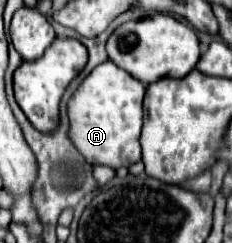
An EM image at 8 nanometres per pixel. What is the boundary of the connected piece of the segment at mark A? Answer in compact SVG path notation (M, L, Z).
M111 60L93 68L93 72L81 82L69 100L69 136L89 164L121 168L141 160L139 134L143 124L143 96L145 84L115 66Z

